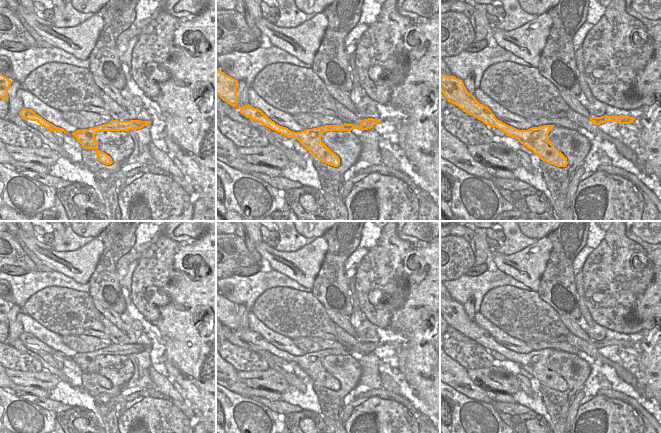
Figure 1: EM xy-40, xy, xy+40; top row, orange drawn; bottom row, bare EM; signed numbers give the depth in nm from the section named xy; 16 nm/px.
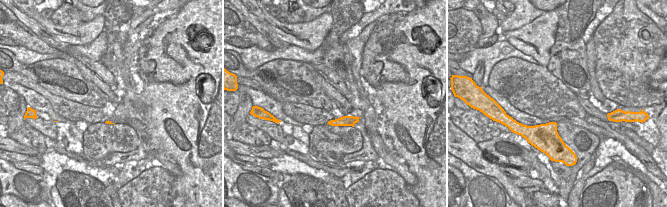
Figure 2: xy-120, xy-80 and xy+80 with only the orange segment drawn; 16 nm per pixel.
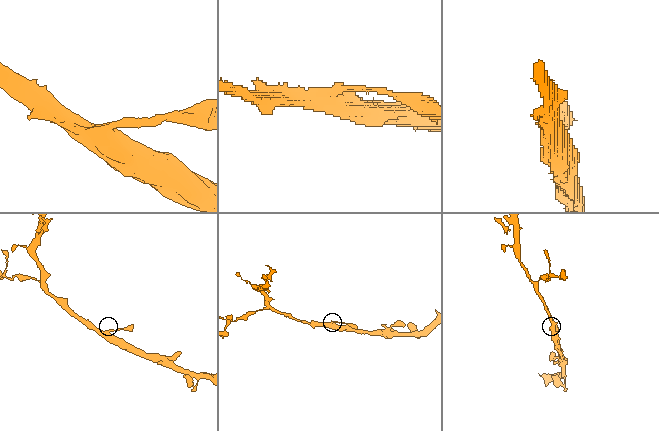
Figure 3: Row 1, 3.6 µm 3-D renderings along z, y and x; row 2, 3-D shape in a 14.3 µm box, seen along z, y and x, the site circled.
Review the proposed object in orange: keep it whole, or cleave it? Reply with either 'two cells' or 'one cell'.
one cell

